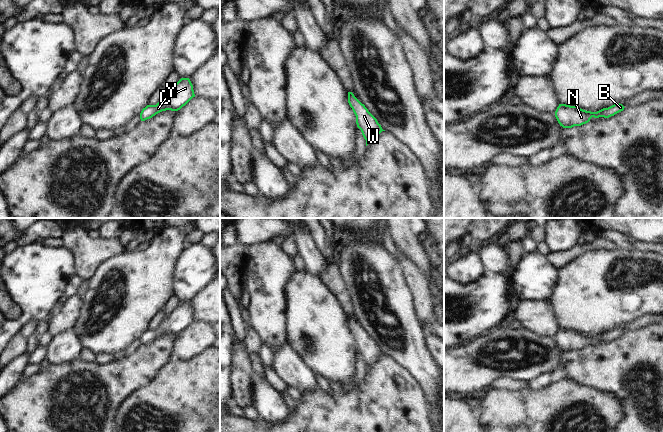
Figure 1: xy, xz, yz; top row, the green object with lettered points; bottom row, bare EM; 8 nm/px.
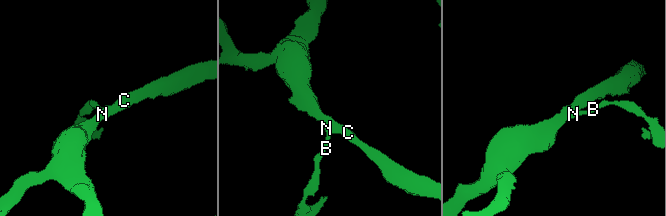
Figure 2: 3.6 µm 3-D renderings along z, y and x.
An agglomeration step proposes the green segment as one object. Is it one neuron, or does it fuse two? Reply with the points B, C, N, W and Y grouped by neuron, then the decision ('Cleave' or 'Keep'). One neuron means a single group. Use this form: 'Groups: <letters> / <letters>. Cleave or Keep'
Groups: B C N W Y. Keep

